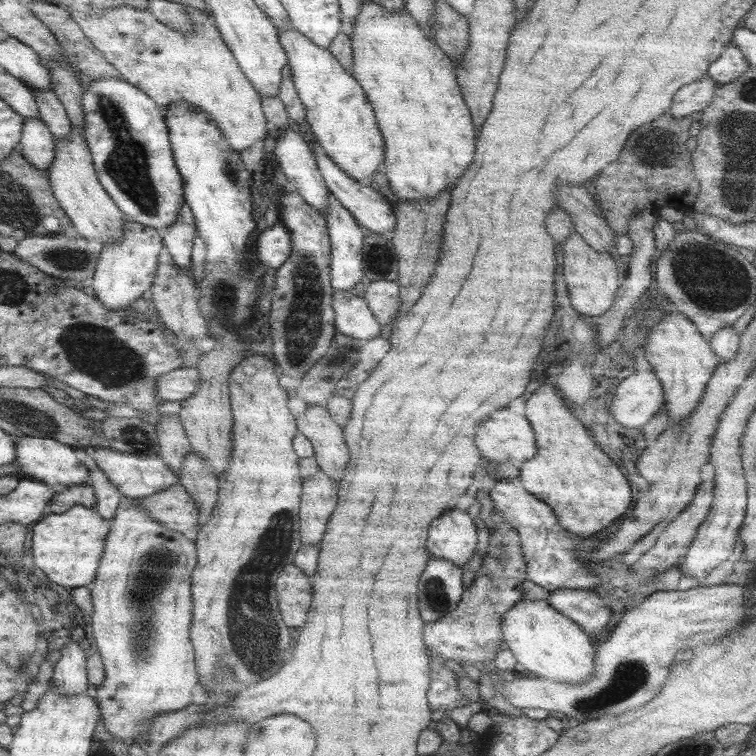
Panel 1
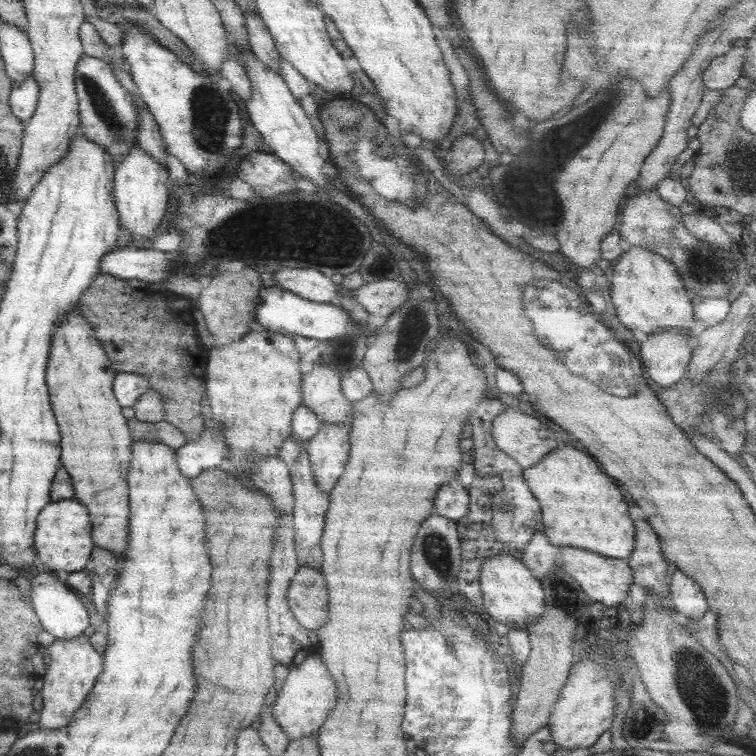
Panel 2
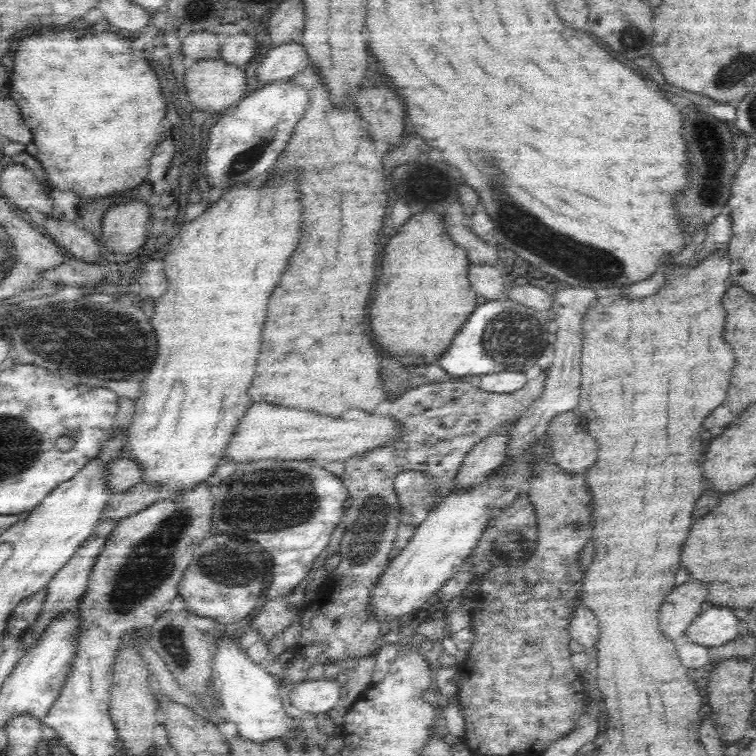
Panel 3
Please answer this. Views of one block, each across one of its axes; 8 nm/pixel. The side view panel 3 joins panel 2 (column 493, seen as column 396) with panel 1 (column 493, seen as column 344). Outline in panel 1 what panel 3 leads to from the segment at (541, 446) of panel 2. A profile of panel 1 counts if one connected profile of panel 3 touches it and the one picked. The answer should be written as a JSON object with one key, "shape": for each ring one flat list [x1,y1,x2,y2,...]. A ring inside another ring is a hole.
{"shape":[[507,408,495,410,487,422,481,422,475,430,475,446,481,458,491,464,511,462,519,464,533,456,535,434,525,416,515,416]]}

